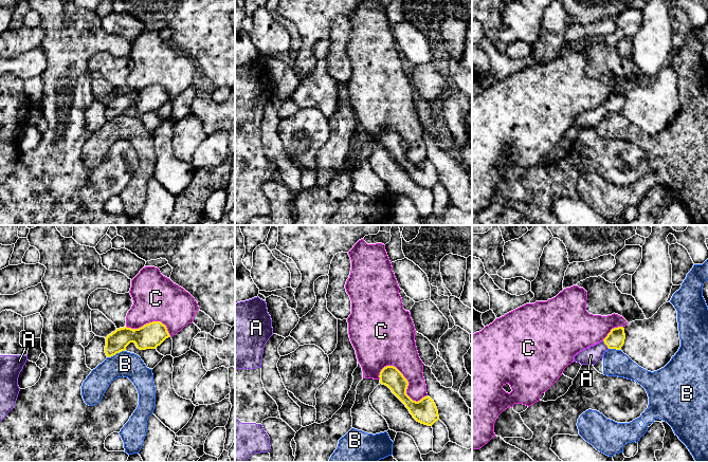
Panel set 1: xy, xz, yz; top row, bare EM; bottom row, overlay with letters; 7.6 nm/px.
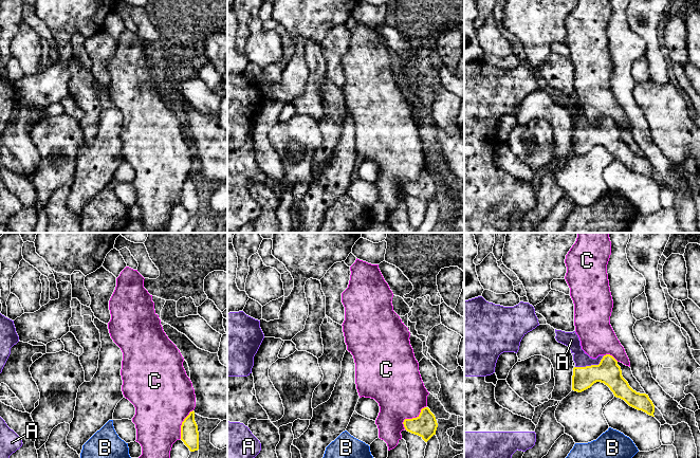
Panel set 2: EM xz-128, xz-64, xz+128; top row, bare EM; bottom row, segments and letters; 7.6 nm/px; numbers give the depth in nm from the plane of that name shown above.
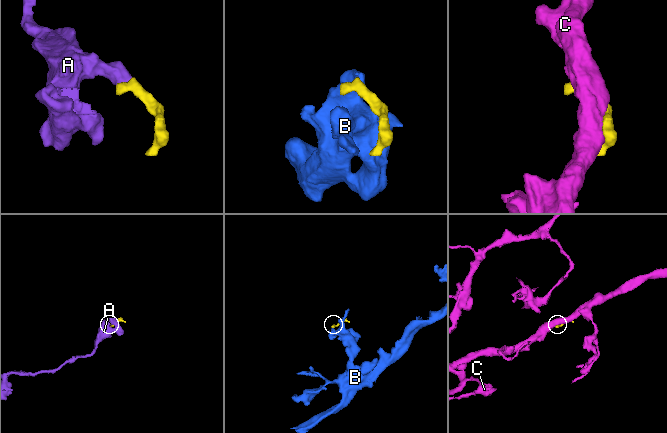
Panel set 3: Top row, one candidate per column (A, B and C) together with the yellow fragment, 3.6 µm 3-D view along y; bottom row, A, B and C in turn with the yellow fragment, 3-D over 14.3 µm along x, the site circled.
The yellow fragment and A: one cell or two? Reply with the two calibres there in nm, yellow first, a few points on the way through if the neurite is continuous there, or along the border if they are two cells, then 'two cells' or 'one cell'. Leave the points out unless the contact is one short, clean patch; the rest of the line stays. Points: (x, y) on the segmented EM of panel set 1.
140/140 nm | across yz (615, 339), (605, 344), (591, 355) | one cell

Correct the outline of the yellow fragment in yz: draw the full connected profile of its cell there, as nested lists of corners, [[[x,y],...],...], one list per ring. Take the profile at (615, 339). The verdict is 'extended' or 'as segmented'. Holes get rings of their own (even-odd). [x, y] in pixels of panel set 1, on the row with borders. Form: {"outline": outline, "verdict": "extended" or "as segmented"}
{"outline": [[[623,327],[614,328],[600,343],[583,349],[574,356],[574,362],[581,365],[595,365],[609,349],[620,350],[624,344],[625,334]]], "verdict": "extended"}

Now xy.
{"outline": [[[152,321],[134,330],[131,328],[124,327],[116,329],[114,332],[112,332],[106,337],[105,353],[107,357],[111,357],[116,353],[125,351],[126,347],[130,343],[134,343],[137,348],[140,350],[156,349],[168,337],[170,337],[170,335],[167,331],[167,328],[161,321]]], "verdict": "as segmented"}

